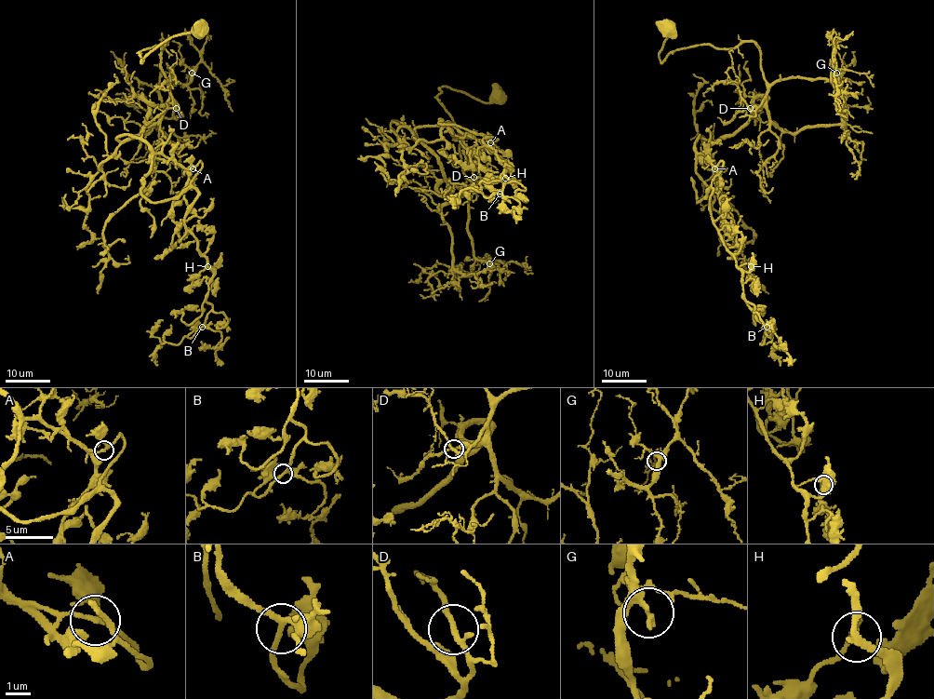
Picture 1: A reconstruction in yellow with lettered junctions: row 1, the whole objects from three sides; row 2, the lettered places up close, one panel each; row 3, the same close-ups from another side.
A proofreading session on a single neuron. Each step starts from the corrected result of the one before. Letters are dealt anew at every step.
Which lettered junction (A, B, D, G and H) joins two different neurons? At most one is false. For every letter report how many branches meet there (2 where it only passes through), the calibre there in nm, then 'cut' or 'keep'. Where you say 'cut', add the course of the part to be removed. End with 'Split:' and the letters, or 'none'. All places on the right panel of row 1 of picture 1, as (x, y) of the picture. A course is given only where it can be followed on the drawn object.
A: branches 3; calibre 150 nm; cut; course (714, 168), (723, 164), (712, 182), (713, 223), (767, 327), (762, 344), (772, 339), (767, 320)
B: branches 3; calibre 200 nm; keep
D: branches 3; calibre 180 nm; keep
G: branches 3; calibre 170 nm; keep
H: branches 3; calibre 160 nm; keep
Split: A

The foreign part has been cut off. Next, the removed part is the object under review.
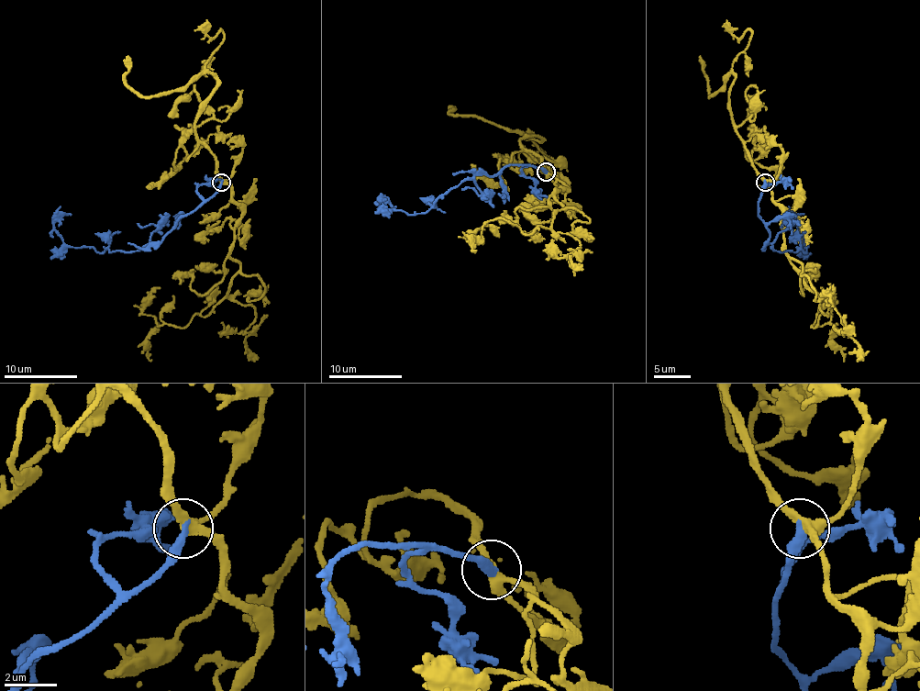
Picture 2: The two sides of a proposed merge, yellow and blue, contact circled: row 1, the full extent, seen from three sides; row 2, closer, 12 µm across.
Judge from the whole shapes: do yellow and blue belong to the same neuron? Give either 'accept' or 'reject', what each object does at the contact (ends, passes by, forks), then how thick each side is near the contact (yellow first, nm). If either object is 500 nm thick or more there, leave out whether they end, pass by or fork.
accept; yellow forks; blue ends; calibres 300 and 380 nm

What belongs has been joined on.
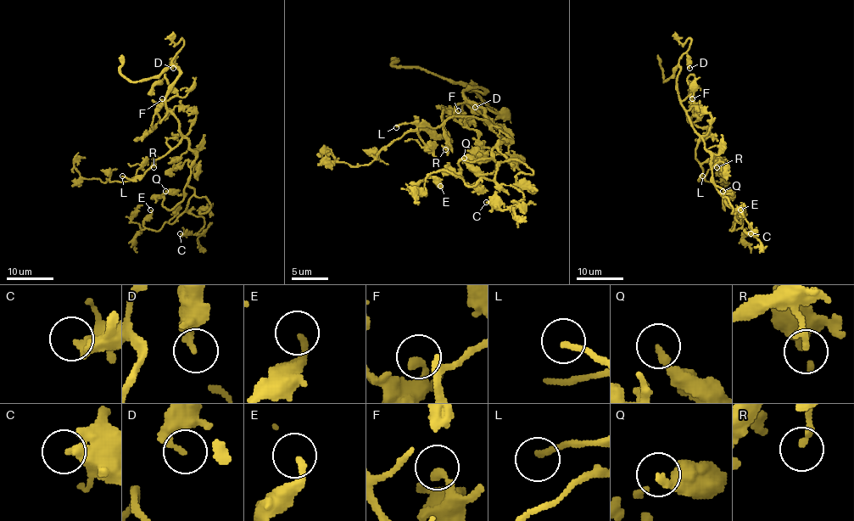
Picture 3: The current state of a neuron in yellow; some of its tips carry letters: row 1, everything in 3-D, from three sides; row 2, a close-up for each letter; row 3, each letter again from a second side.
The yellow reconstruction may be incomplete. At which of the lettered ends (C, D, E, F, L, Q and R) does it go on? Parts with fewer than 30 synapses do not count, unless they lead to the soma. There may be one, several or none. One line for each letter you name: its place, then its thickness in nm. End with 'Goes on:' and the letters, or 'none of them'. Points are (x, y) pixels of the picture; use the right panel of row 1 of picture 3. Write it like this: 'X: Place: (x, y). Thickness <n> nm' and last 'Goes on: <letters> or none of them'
L: Place: (702, 176). Thickness 190 nm
Goes on: L

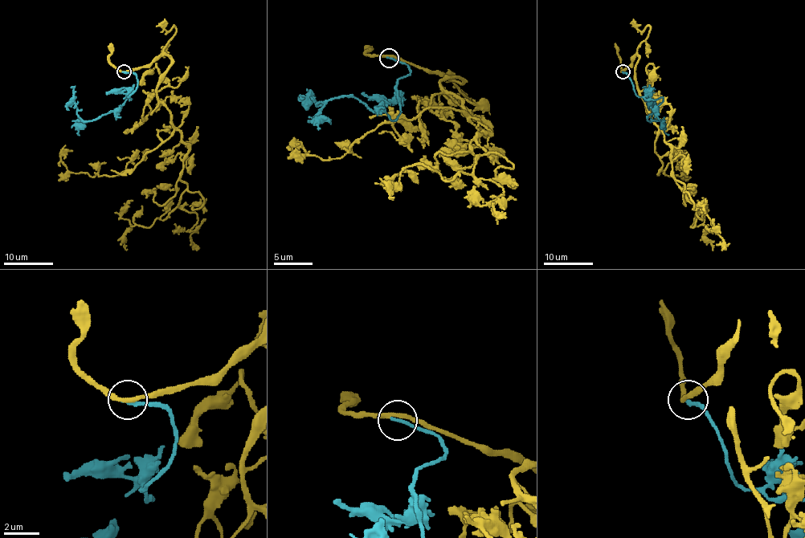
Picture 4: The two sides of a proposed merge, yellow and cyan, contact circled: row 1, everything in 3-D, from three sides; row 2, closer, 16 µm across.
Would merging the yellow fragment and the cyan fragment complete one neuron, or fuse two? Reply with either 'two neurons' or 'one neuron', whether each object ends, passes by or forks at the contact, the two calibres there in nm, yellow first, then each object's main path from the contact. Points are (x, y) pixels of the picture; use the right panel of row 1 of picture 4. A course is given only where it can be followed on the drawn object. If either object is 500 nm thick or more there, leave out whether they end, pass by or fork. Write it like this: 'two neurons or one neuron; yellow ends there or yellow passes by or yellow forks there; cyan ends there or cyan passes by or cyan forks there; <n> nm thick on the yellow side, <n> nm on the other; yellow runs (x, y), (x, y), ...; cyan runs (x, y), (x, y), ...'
one neuron; yellow passes by; cyan ends there; 240 nm thick on the yellow side, 200 nm on the other; yellow runs (623, 71), (637, 55), (639, 96), (697, 208), (692, 227), (704, 222), (699, 201); cyan runs (623, 71), (639, 96), (662, 98), (647, 117), (649, 121), (653, 108), (642, 87)

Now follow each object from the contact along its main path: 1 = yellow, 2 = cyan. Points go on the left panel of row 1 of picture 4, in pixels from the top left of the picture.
1: (124, 71), (170, 59), (157, 96), (188, 147), (186, 185), (163, 220), (132, 226), (121, 217), (132, 201)
2: (124, 71), (136, 75), (131, 99), (99, 117), (83, 121), (76, 112), (70, 87)

